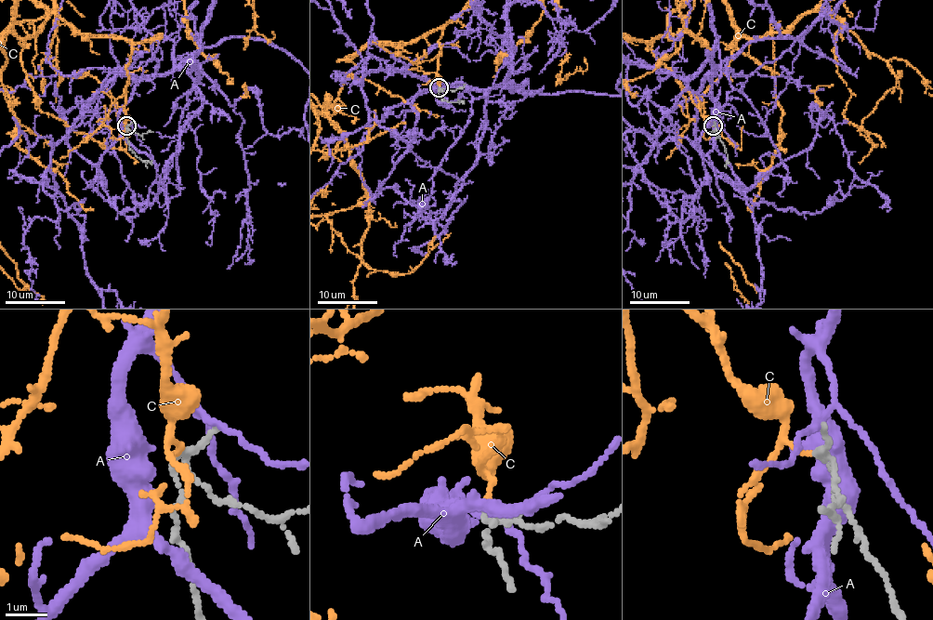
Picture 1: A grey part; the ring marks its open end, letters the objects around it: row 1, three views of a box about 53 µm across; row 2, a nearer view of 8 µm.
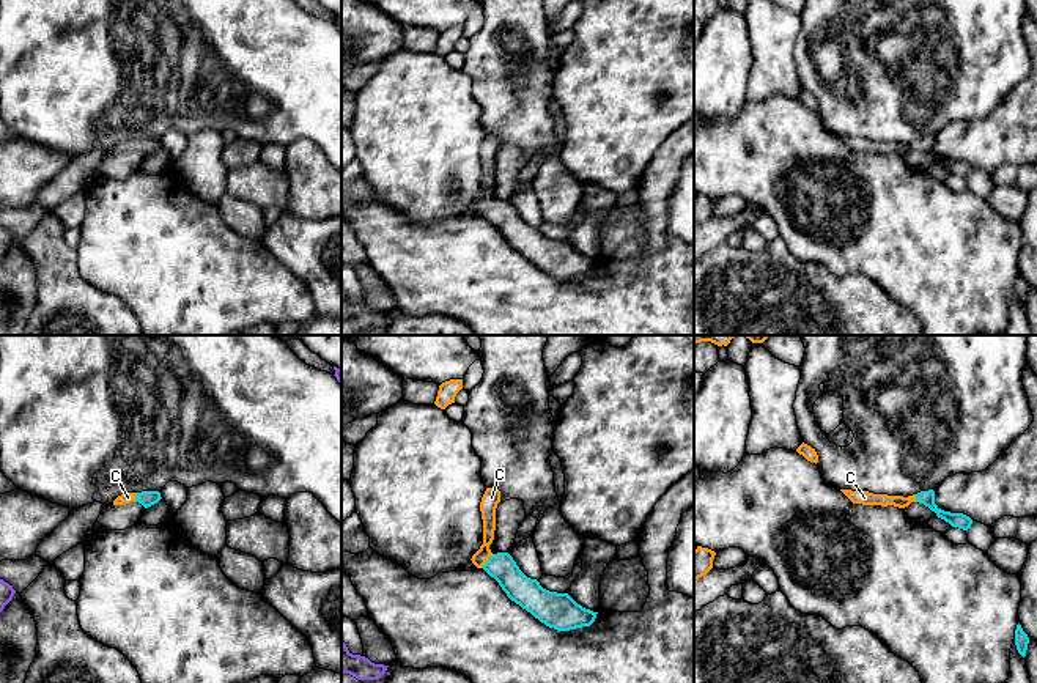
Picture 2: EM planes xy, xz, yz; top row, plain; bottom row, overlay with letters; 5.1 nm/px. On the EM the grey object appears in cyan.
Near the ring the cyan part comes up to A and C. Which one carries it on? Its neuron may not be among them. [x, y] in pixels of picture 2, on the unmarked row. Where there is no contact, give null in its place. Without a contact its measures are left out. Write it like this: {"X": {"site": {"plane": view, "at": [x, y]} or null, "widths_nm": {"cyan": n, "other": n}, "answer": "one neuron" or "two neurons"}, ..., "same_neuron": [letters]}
{"A": {"site": null, "answer": "two neurons"}, "C": {"site": {"plane": "xz", "at": [488, 208]}, "widths_nm": {"cyan": 150, "other": 80}, "answer": "one neuron"}, "same_neuron": ["C"]}

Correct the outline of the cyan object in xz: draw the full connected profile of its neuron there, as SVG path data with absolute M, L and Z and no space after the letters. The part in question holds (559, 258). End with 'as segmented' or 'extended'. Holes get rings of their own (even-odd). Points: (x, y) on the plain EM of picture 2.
M486 135L480 159L483 167L483 192L472 203L472 211L494 225L507 244L535 266L557 279L590 274L598 260L582 255L568 241L549 239L537 227L527 225L508 200L493 201L496 156L500 150L497 135Z; extended

